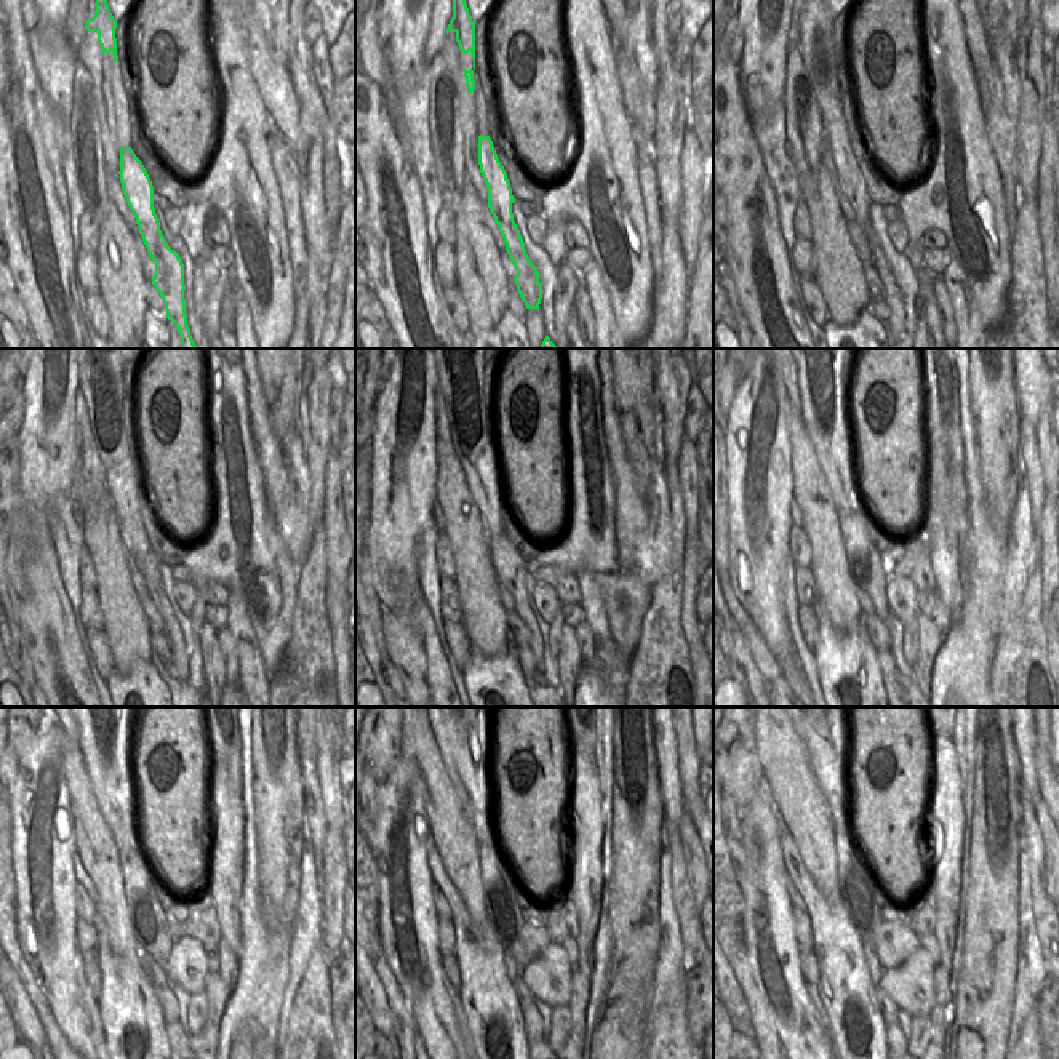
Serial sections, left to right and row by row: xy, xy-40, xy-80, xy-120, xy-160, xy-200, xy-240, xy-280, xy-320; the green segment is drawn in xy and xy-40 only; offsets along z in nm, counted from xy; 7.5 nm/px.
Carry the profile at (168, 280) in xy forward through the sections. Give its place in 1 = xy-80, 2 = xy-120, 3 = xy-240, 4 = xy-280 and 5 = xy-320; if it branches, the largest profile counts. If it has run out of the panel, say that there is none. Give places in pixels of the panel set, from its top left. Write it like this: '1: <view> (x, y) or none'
1: xy-80 (816, 24)
2: xy-120 (101, 381)
3: xy-240 (103, 739)
4: xy-280 (463, 739)
5: xy-320 (826, 739)

